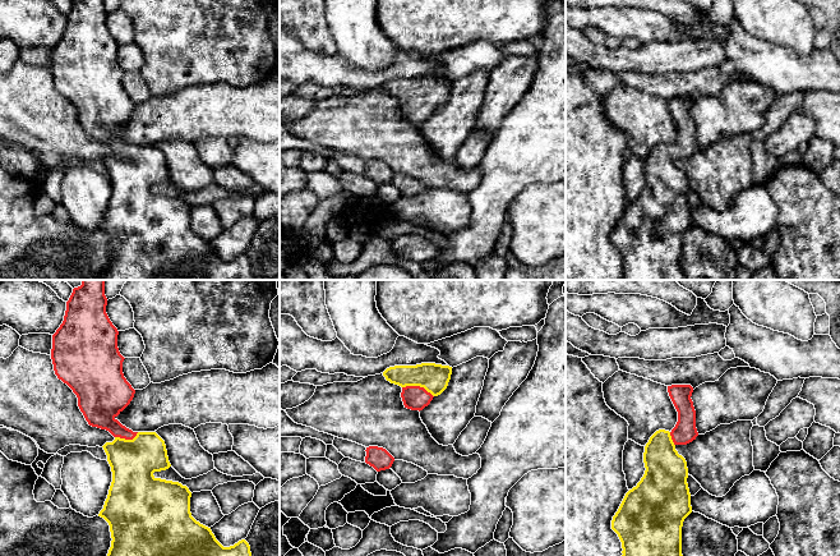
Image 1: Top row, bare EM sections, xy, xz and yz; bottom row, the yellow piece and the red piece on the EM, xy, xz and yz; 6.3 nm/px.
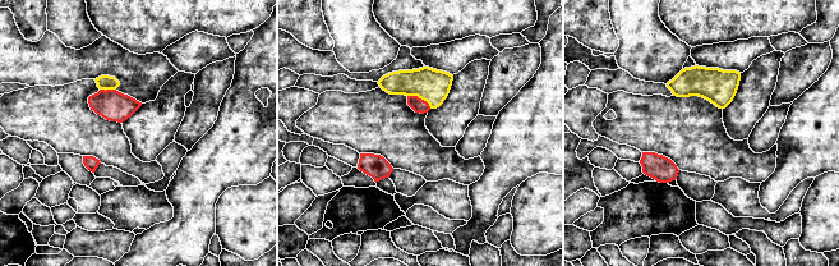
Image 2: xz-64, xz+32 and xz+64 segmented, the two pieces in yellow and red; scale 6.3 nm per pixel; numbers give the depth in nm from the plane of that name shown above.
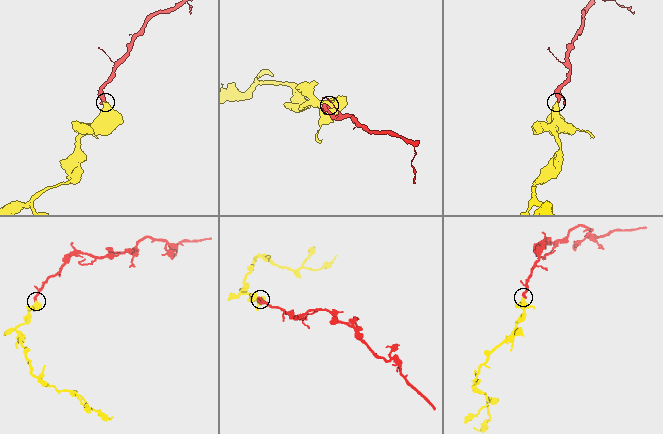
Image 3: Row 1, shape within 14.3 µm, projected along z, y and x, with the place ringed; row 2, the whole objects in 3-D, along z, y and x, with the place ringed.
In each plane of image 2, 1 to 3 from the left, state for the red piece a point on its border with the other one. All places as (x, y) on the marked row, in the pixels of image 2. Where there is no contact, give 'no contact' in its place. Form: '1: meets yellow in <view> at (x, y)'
1: meets yellow in xz-64 at (107, 88)
2: meets yellow in xz+32 at (420, 97)
3: no contact

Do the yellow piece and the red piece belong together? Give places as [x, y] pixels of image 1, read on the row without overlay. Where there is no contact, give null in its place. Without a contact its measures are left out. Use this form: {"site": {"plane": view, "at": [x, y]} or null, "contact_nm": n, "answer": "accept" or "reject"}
{"site": {"plane": "xz", "at": [418, 99]}, "contact_nm": 220, "answer": "accept"}

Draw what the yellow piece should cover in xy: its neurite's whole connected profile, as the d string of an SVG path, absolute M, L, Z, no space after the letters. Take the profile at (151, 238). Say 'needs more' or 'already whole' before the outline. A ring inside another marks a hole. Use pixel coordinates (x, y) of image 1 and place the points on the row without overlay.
needs more; M105 0L74 1L64 35L52 49L51 63L55 88L77 109L88 138L115 151L102 160L112 196L98 228L109 236L112 254L107 270L97 280L257 280L245 253L223 261L211 242L191 230L191 206L186 199L153 189L171 180L165 155L156 146L133 146L116 133L133 114L135 104L124 91L119 45L110 35L106 19Z

